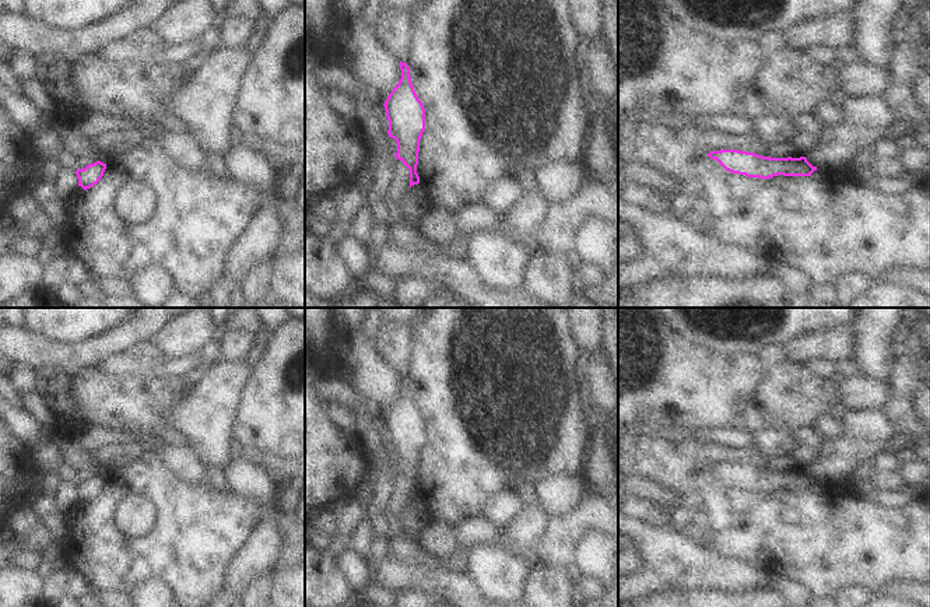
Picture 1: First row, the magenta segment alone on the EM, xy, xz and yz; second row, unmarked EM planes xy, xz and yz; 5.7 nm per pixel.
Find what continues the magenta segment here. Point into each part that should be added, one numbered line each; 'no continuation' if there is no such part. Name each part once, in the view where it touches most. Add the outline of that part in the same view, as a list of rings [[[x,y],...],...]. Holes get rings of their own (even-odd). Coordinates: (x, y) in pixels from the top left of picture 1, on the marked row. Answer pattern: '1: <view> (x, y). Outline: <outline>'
no continuation

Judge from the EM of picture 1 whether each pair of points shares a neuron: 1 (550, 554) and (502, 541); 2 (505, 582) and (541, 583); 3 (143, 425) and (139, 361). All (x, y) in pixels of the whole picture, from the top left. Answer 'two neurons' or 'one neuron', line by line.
1: one neuron
2: two neurons
3: two neurons

